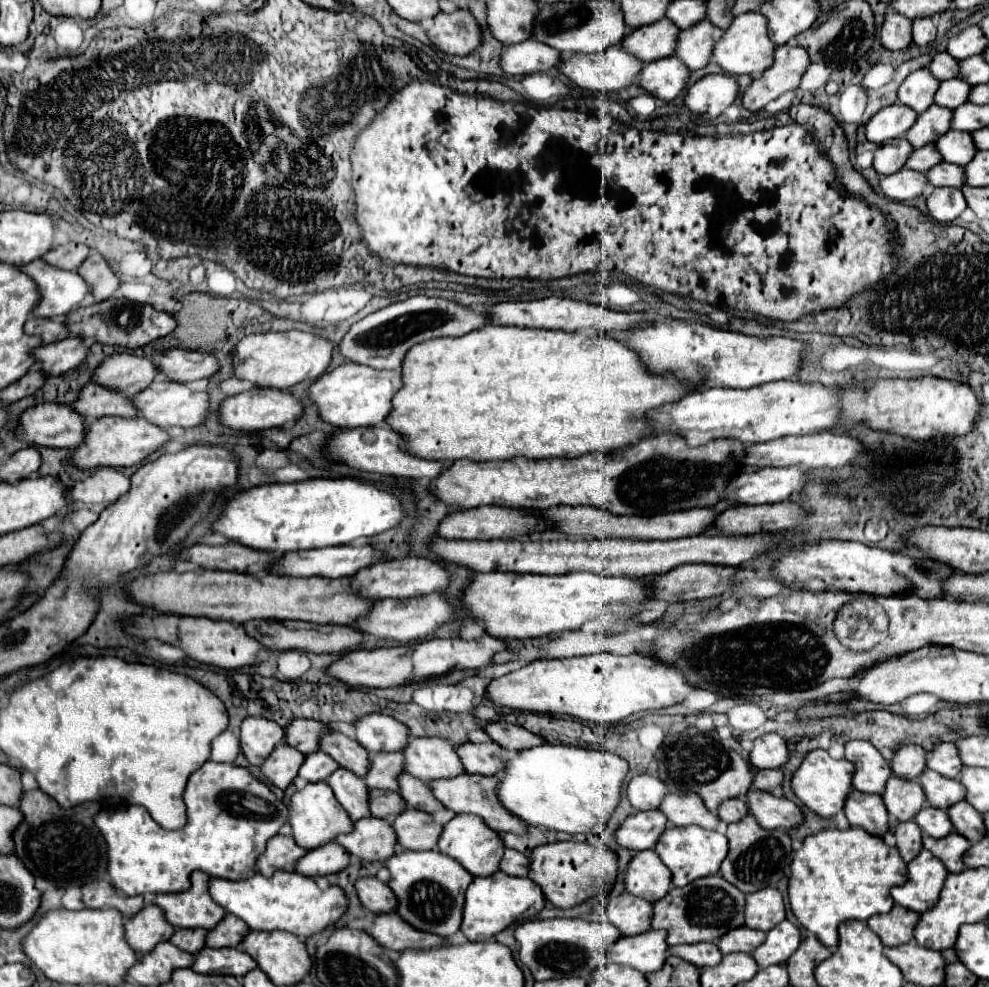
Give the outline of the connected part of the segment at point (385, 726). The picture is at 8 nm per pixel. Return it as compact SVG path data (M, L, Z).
M368 714L354 722L358 742L372 754L400 752L410 738L408 726L386 714Z

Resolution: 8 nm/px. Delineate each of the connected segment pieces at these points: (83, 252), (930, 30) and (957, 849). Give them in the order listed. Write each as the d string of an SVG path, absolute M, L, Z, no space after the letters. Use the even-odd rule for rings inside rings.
M68 242L68 244L62 244L62 246L54 246L50 250L50 254L44 254L44 262L52 264L56 268L62 268L62 270L76 270L88 254L90 254L88 246Z
M916 18L912 26L912 36L918 46L928 46L936 38L936 24L932 18Z
M952 832L946 838L928 838L928 836L924 836L924 848L930 850L936 858L940 858L944 862L944 866L950 872L956 872L956 874L966 868L964 862L962 862L962 856L966 854L966 850L970 846L972 844L966 838L962 838L962 834L958 834L958 832Z

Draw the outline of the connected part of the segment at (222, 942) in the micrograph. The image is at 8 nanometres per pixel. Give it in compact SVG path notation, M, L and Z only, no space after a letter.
M226 914L224 920L208 932L208 938L206 938L206 944L210 948L226 948L226 946L240 946L244 934L250 934L250 928L246 922L240 922L240 918L232 916L232 914Z

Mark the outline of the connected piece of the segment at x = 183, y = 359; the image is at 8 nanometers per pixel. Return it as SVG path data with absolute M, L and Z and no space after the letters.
M172 348L160 354L160 374L176 382L194 382L212 376L218 370L218 362L208 352Z

